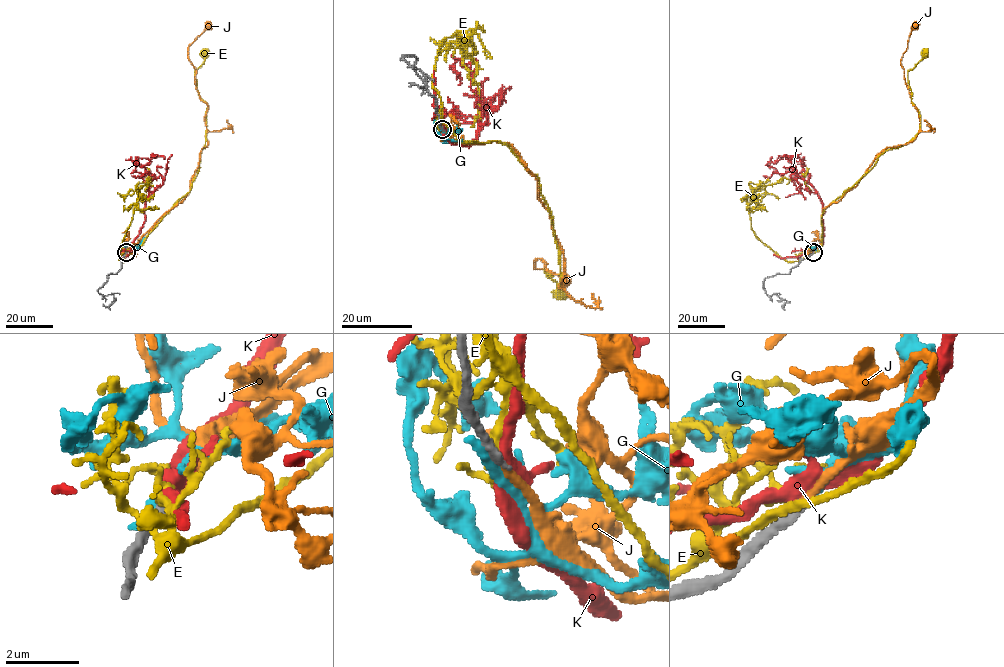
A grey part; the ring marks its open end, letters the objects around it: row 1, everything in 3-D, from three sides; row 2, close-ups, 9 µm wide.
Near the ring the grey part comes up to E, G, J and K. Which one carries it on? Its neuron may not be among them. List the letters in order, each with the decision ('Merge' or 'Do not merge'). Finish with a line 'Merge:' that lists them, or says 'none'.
E: Do not merge
G: Do not merge
J: Merge
K: Do not merge
Merge: J

